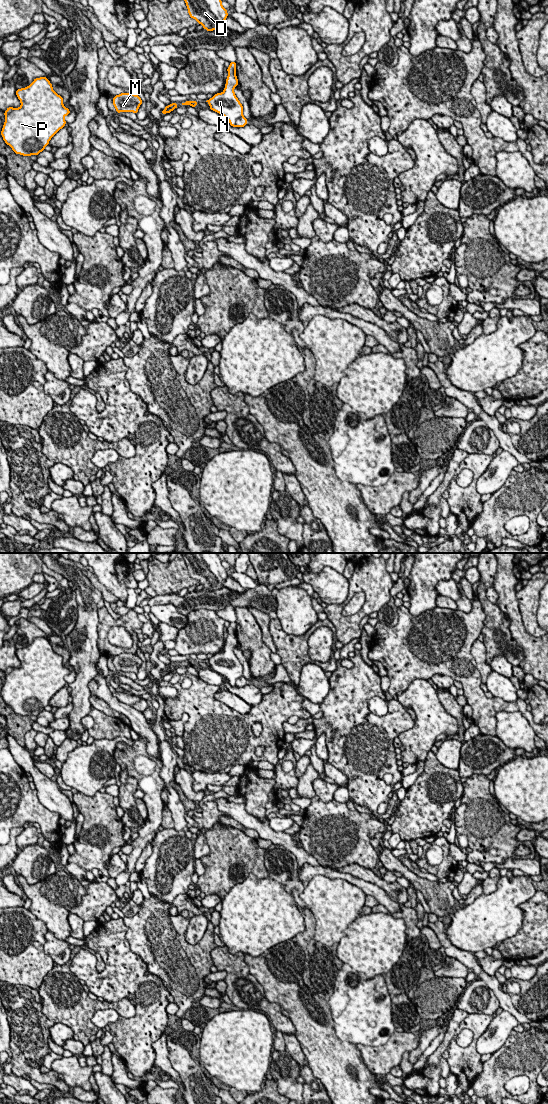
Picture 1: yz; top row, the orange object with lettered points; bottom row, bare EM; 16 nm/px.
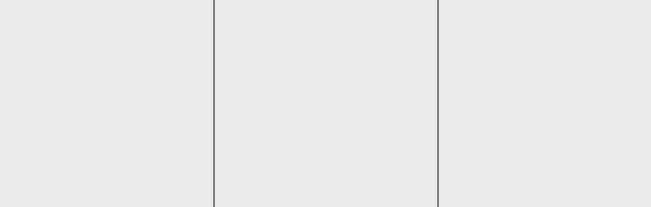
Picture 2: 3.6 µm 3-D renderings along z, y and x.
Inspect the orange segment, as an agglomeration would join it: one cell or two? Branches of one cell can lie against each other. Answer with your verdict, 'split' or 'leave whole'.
split

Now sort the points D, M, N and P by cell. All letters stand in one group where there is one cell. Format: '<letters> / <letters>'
D / M N P

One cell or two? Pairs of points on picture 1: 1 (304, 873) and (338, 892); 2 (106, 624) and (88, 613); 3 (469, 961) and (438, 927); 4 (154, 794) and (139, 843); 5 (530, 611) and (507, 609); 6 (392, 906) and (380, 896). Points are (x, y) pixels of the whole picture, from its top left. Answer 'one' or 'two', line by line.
1: two
2: two
3: one
4: one
5: two
6: one

